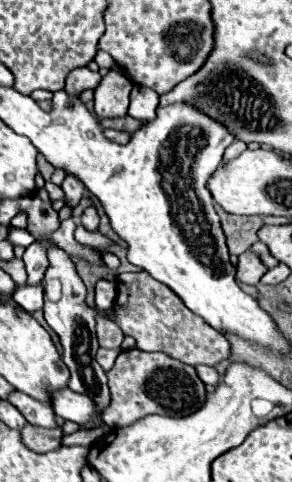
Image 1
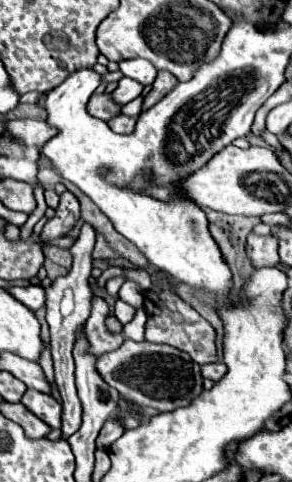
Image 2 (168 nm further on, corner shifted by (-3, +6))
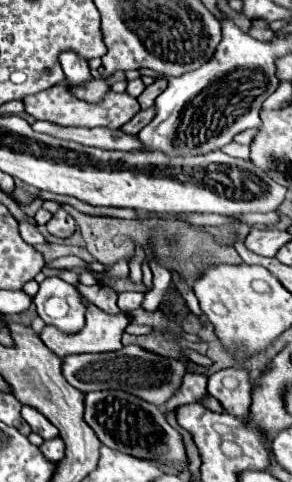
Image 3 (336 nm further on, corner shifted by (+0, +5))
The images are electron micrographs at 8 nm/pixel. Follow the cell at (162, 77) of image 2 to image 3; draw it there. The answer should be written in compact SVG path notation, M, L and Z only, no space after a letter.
M156 78L154 84L146 86L146 90L138 96L138 102L140 102L140 108L142 110L148 110L150 106L154 106L154 100L160 92L164 92L164 86L168 86L168 80L166 78Z

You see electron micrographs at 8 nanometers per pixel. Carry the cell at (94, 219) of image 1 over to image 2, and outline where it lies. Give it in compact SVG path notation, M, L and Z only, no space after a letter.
M83 225L81 227L81 235L79 239L71 245L71 253L73 253L73 267L69 269L67 275L57 277L47 289L45 289L45 307L47 307L47 323L49 323L49 331L51 331L51 353L53 353L53 363L55 363L55 381L57 381L57 389L61 393L61 403L63 403L63 425L61 425L61 439L71 437L79 425L81 425L81 401L77 397L77 389L75 389L75 363L73 363L73 345L75 345L75 337L77 331L83 329L83 325L87 323L89 315L91 315L91 287L89 287L89 277L91 277L91 251L95 245L95 231L91 229L91 225Z

